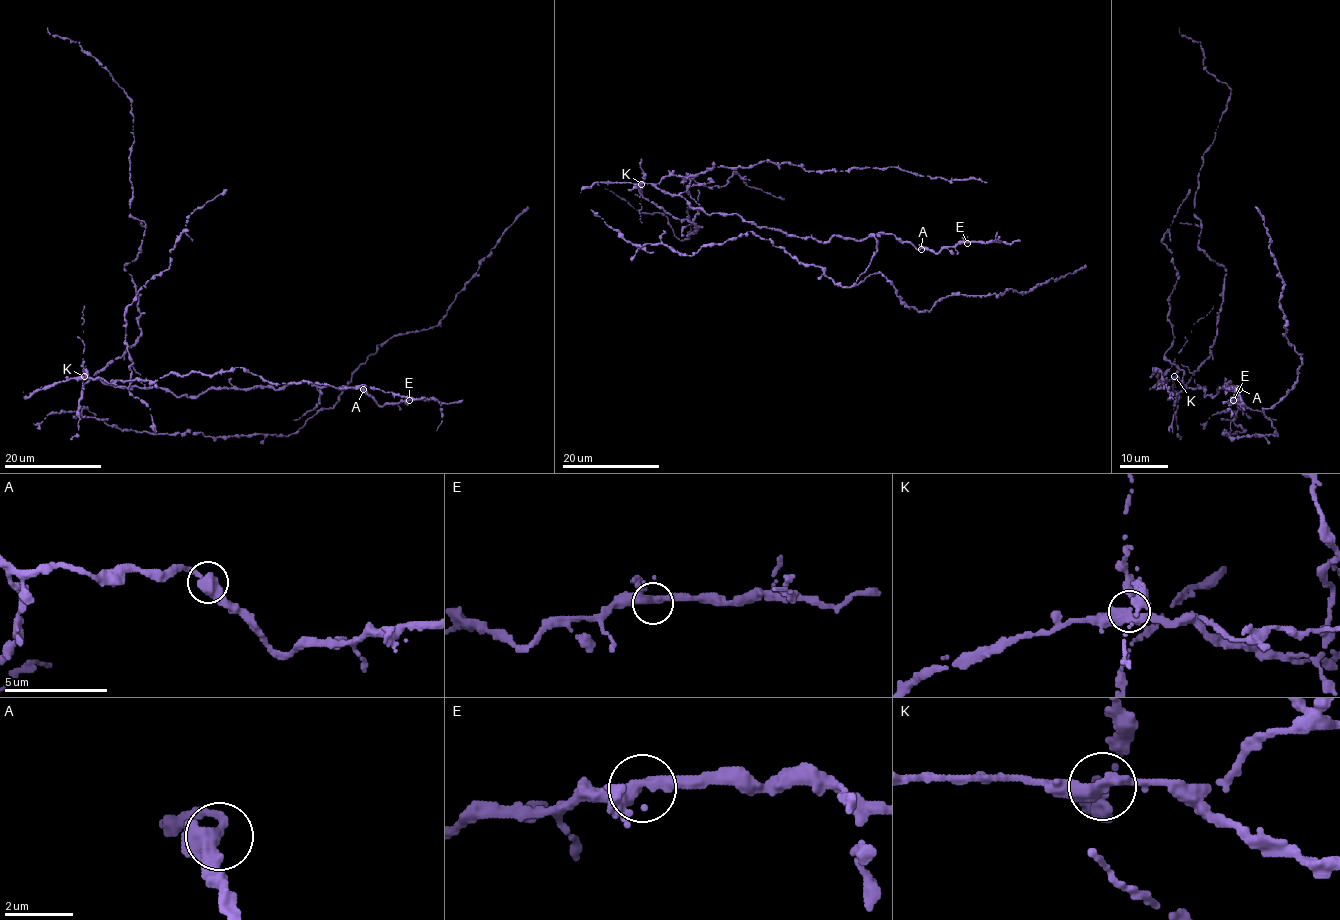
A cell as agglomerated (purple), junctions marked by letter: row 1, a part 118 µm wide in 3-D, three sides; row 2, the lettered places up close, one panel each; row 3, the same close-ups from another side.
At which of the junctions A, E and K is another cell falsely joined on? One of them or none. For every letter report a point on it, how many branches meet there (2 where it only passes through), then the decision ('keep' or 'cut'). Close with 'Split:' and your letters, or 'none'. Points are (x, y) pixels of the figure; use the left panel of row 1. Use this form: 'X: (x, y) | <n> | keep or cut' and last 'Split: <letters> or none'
A: (363, 389) | 3 | keep
E: (409, 400) | 3 | keep
K: (84, 376) | 3 | cut
Split: K

